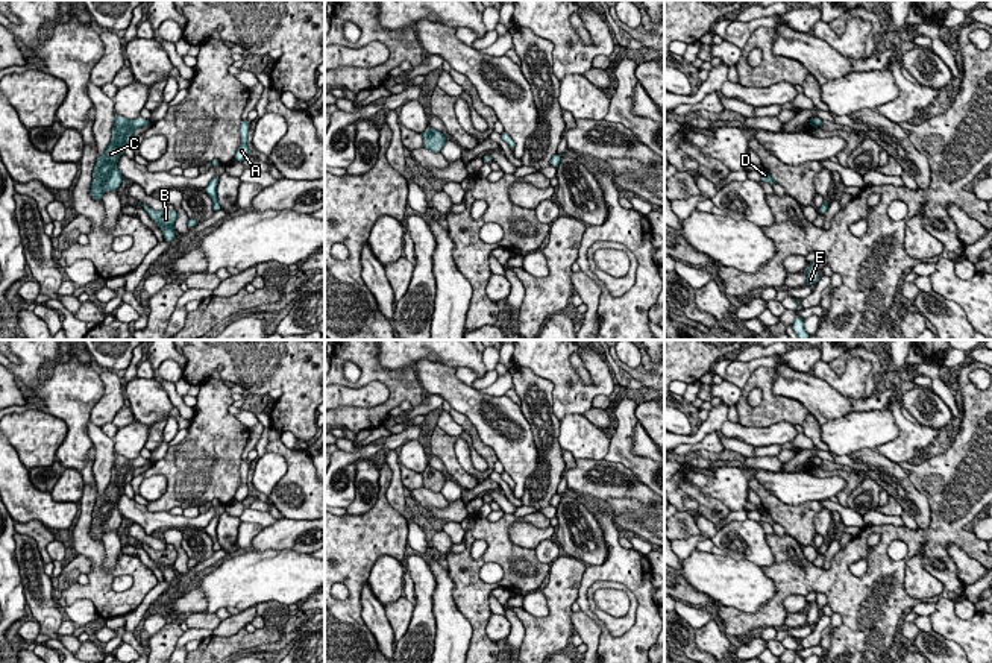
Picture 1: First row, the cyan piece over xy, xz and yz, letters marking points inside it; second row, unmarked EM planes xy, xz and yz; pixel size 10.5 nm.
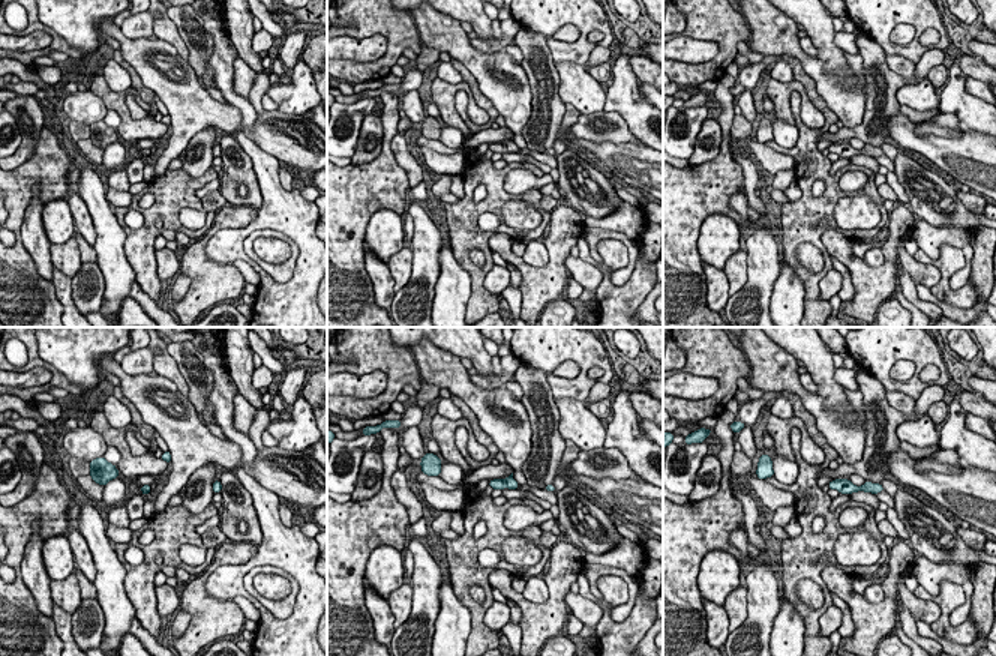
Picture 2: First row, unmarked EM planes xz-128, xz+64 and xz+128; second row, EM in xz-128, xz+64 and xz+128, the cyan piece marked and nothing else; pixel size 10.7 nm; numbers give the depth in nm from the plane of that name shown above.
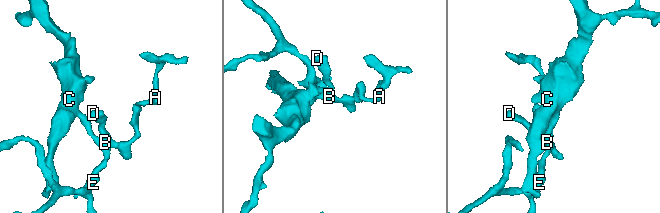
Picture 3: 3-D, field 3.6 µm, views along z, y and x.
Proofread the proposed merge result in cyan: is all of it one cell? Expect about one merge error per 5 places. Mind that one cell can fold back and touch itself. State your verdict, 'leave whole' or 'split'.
leave whole

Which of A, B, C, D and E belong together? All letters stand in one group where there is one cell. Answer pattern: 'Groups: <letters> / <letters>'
Groups: A B C D E

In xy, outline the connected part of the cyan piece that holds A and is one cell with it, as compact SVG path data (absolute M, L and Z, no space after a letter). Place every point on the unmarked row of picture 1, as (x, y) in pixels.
M243 460L240 464L240 475L241 475L241 485L237 489L234 499L238 502L243 502L249 495L249 481L247 481L247 475L249 475L249 461Z

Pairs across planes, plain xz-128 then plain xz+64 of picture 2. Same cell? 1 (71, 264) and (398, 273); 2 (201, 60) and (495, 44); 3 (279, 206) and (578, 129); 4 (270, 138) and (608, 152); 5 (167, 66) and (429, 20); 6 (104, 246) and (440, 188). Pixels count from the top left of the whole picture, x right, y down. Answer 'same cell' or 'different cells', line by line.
1: same cell
2: different cells
3: different cells
4: different cells
5: same cell
6: different cells

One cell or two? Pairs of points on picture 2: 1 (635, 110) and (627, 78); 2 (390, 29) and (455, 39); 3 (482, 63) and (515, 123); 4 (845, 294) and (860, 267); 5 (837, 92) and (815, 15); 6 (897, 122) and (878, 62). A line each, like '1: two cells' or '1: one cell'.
1: one cell
2: two cells
3: one cell
4: two cells
5: two cells
6: two cells

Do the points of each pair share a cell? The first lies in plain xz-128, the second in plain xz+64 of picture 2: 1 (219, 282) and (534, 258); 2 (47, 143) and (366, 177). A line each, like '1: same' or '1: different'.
1: different
2: same

